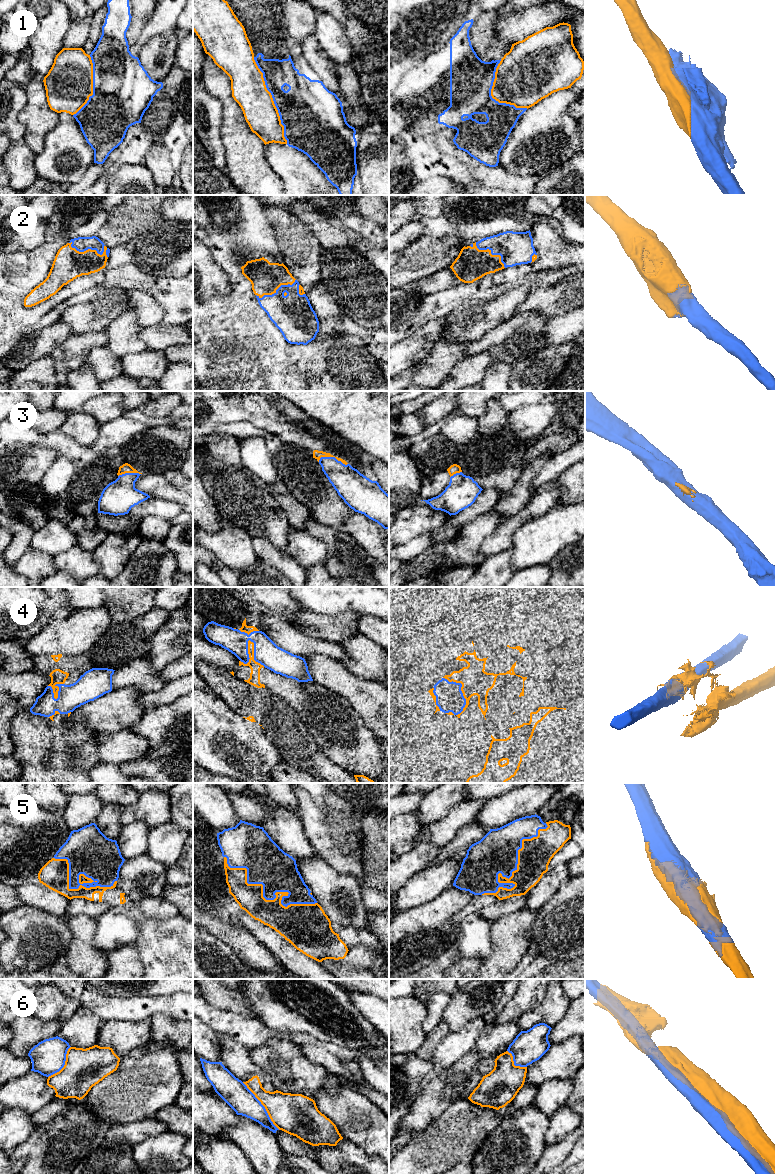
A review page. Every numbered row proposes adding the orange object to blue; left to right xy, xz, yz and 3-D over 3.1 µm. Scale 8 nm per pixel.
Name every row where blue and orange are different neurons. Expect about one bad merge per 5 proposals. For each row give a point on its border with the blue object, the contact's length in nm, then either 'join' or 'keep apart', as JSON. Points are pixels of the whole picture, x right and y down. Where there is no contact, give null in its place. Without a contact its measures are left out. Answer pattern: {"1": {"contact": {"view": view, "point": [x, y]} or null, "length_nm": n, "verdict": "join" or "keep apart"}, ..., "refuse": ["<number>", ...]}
{"1": {"contact": {"view": "xz", "point": [273, 100]}, "length_nm": 750, "verdict": "join"}, "2": {"contact": {"view": "xy", "point": [89, 248]}, "length_nm": 340, "verdict": "join"}, "3": {"contact": {"view": "xz", "point": [333, 457]}, "length_nm": 240, "verdict": "join"}, "4": {"contact": {"view": "xz", "point": [254, 654]}, "length_nm": 260, "verdict": "keep apart"}, "5": {"contact": {"view": "xz", "point": [268, 899]}, "length_nm": 850, "verdict": "join"}, "6": {"contact": {"view": "xz", "point": [263, 1106]}, "length_nm": 480, "verdict": "keep apart"}, "refuse": ["4", "6"]}

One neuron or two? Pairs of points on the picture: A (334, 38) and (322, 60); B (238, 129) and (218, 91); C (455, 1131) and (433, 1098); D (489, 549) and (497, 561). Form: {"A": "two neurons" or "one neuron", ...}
{"A": "two neurons", "B": "one neuron", "C": "two neurons", "D": "two neurons"}

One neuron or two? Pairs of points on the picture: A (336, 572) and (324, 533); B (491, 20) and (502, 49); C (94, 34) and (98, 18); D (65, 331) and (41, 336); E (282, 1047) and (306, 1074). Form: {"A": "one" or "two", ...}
{"A": "one", "B": "one", "C": "one", "D": "one", "E": "one"}

